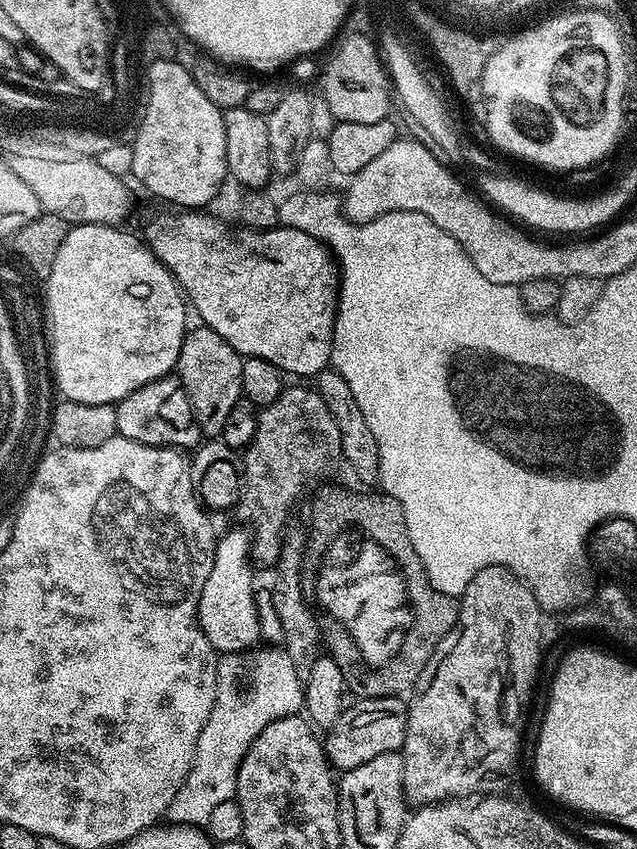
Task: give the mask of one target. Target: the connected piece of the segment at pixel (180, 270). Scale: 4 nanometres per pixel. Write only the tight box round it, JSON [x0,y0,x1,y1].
[142,210,340,378]

